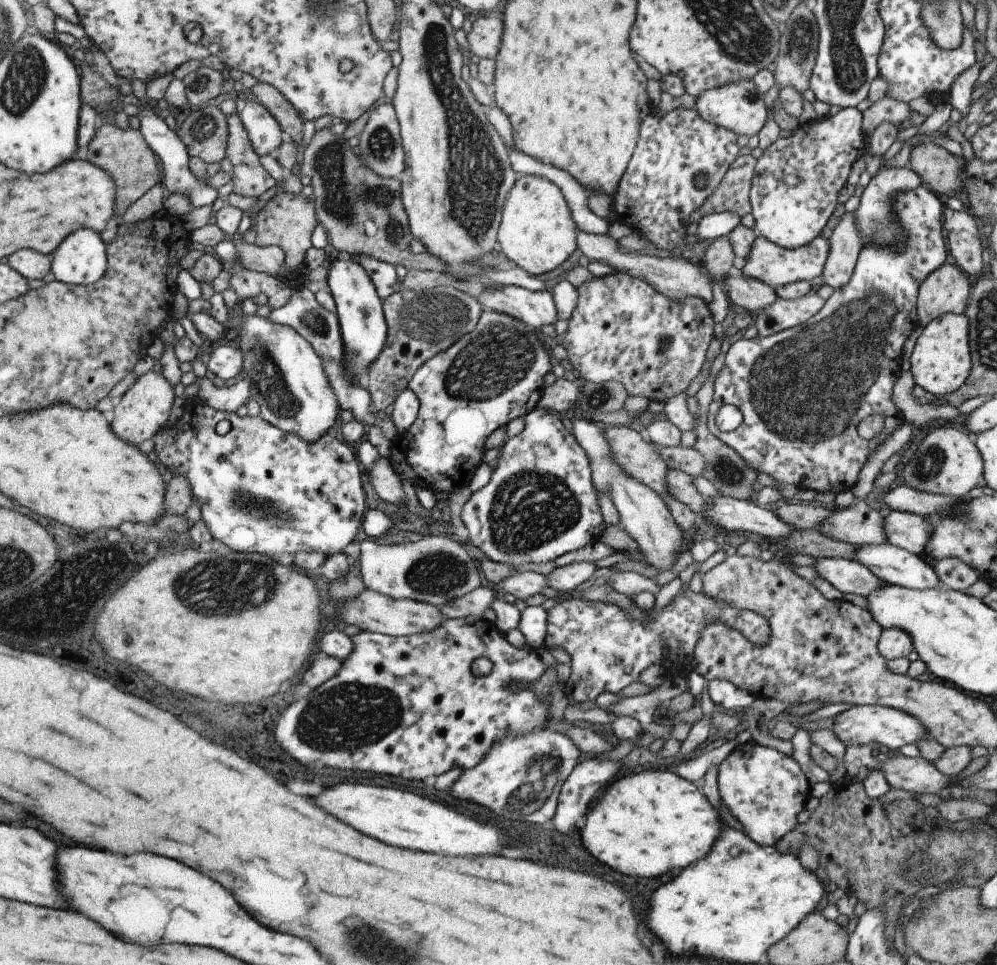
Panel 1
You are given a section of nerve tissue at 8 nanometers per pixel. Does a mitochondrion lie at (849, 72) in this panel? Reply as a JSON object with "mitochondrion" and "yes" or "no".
{"mitochondrion":"yes"}

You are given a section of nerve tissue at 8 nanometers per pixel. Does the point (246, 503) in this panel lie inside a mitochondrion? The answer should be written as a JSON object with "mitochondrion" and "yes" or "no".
{"mitochondrion":"yes"}

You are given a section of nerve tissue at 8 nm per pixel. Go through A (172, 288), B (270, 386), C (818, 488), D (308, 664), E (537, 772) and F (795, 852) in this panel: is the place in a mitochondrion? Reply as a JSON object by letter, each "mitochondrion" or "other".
{"A":"other","B":"mitochondrion","C":"other","D":"other","E":"mitochondrion","F":"other"}

